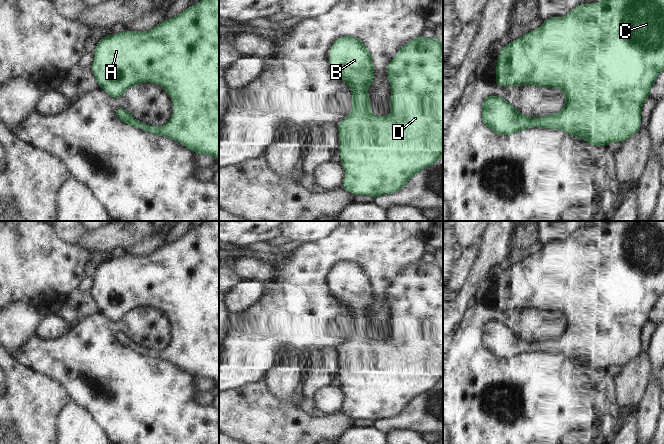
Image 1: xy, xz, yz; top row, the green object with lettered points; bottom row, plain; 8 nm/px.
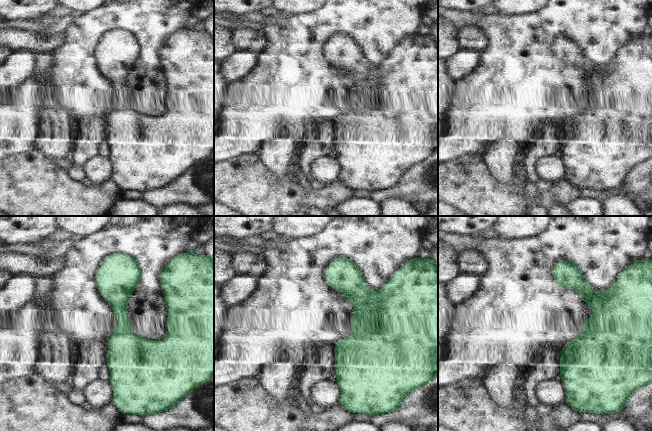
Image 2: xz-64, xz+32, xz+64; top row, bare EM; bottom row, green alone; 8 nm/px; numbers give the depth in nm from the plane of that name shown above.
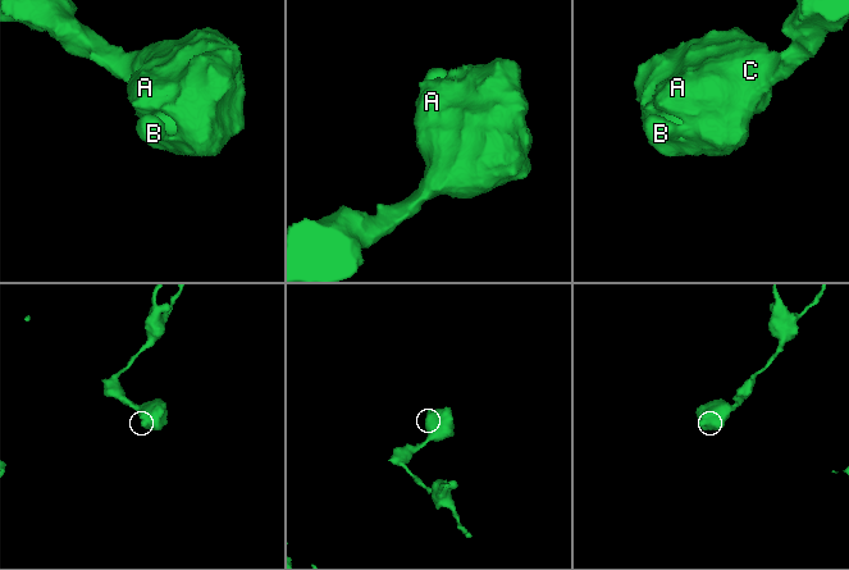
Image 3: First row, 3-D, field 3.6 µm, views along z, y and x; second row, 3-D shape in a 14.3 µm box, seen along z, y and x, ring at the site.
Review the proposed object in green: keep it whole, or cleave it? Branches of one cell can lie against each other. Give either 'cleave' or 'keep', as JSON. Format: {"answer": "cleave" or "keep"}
{"answer": "keep"}

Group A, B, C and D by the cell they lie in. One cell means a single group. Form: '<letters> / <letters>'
A B C D

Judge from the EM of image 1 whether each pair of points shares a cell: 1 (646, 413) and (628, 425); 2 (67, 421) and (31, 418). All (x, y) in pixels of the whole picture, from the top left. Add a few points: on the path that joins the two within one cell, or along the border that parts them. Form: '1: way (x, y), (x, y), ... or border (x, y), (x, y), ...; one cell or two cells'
1: border (633, 415), (634, 431), (636, 433); two cells
2: border (72, 402), (60, 413), (57, 420), (56, 433); two cells

